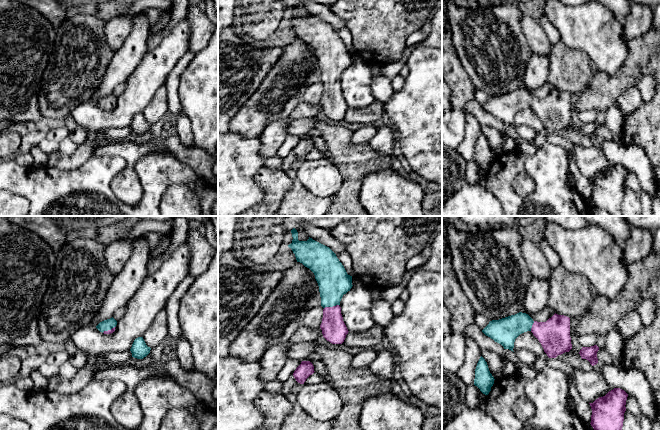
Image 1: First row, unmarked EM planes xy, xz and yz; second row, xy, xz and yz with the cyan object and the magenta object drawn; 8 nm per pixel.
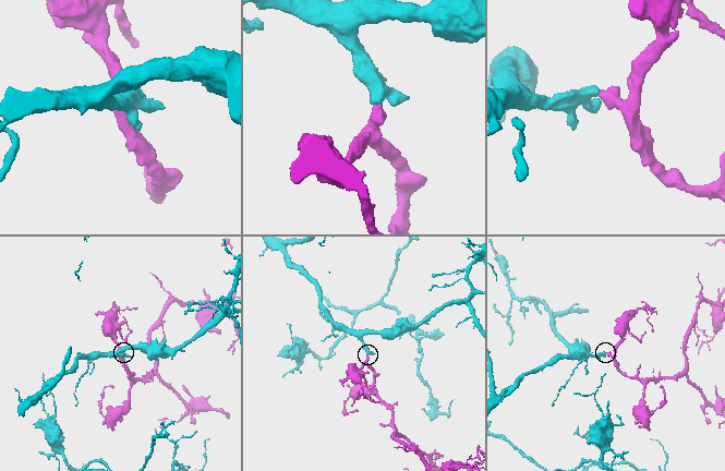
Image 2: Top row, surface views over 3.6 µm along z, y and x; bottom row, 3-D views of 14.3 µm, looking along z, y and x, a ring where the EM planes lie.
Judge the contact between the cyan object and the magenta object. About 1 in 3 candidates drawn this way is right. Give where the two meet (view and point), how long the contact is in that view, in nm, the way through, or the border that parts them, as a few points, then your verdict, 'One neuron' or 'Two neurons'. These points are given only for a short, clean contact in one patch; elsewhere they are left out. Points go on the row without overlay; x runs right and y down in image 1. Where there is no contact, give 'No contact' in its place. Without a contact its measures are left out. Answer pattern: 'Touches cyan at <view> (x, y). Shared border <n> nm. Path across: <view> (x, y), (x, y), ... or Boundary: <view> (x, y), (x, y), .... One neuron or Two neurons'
Touches cyan at xz (331, 82). Shared border 120 nm. Path across: xz (333, 57), (331, 82), (334, 106). One neuron

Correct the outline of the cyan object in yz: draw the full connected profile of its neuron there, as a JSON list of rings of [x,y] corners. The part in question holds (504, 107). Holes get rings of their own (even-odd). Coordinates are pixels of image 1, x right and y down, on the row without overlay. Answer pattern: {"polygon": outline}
{"polygon": [[[519,88],[499,96],[492,96],[482,106],[486,112],[511,127],[515,115],[527,107],[531,107],[539,116],[549,134],[556,134],[572,125],[570,94],[556,89],[546,98],[537,98],[528,90]]]}

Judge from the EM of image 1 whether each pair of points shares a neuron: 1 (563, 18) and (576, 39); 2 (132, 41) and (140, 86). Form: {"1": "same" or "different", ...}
{"1": "same", "2": "different"}

